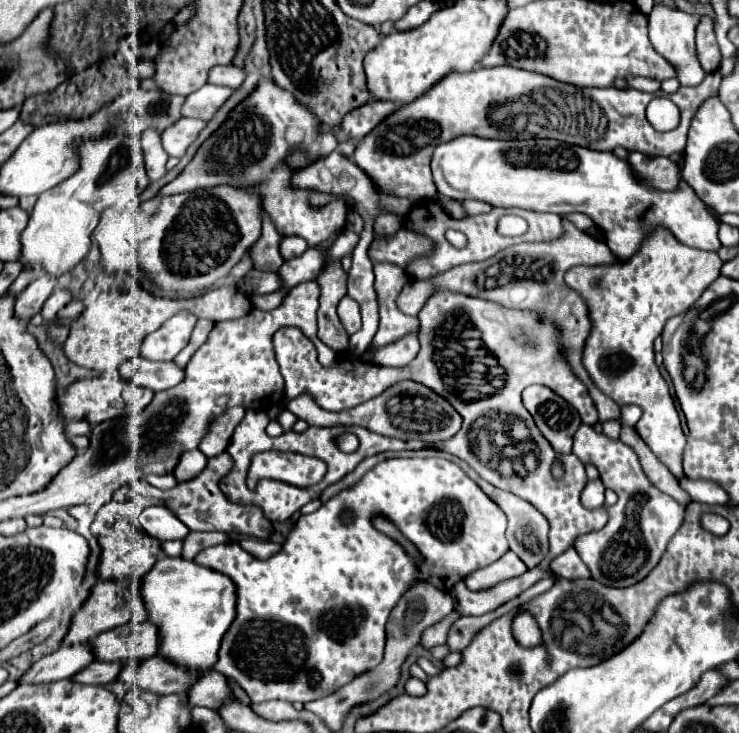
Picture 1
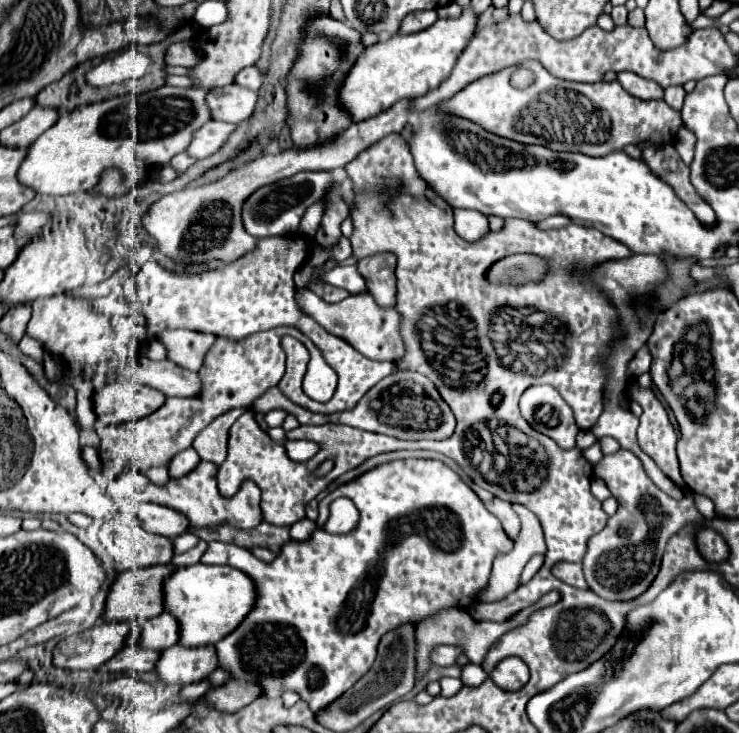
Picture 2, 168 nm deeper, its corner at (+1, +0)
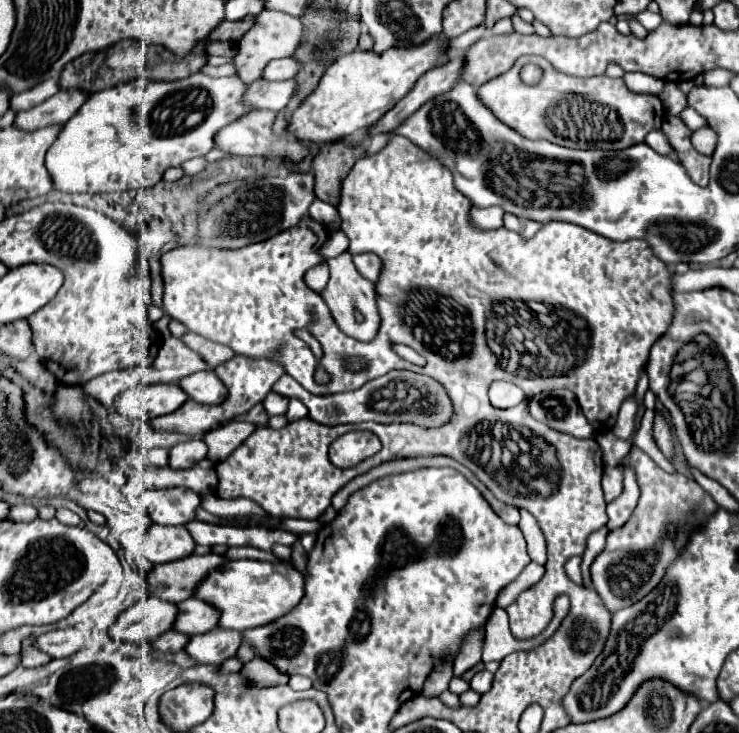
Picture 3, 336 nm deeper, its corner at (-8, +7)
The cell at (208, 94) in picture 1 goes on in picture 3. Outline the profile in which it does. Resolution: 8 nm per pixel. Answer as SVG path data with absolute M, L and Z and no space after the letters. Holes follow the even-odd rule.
M255 80L247 86L243 94L243 104L253 110L279 112L289 104L293 92L295 92L295 80L285 80L285 82Z

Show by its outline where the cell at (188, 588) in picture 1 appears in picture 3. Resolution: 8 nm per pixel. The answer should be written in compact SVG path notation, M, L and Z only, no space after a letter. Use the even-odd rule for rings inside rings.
M231 560L223 568L211 570L209 576L205 576L199 582L193 596L199 600L205 600L207 604L215 606L221 612L219 616L221 628L243 632L243 630L267 624L269 620L277 620L277 616L283 616L285 612L289 612L289 608L293 608L303 596L303 576L289 562L271 564L271 562L255 562L255 560Z

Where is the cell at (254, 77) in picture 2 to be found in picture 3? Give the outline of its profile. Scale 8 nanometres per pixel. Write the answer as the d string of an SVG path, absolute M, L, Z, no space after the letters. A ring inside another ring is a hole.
M279 58L279 60L271 60L265 70L263 70L263 78L277 82L277 80L289 80L297 74L299 70L299 62L293 58Z

